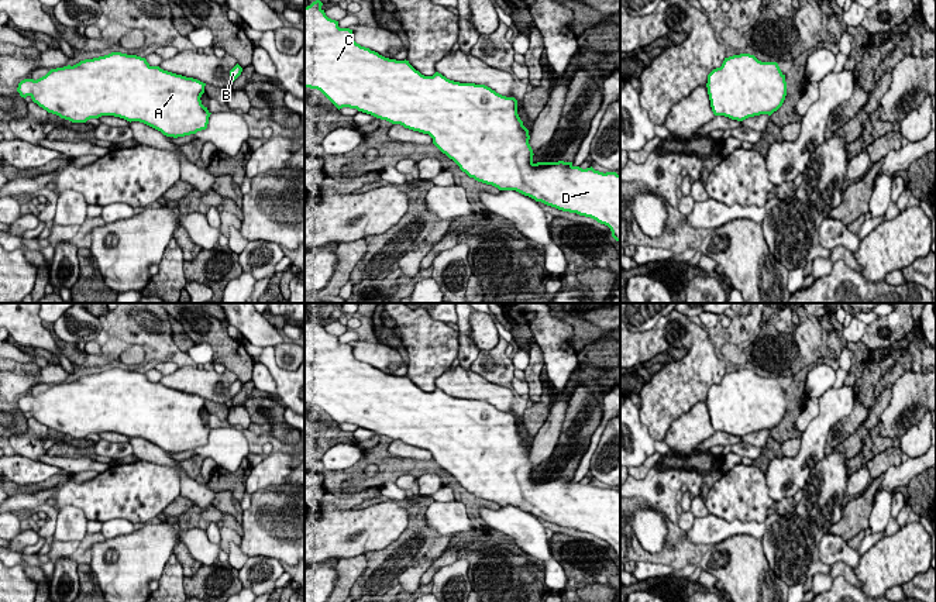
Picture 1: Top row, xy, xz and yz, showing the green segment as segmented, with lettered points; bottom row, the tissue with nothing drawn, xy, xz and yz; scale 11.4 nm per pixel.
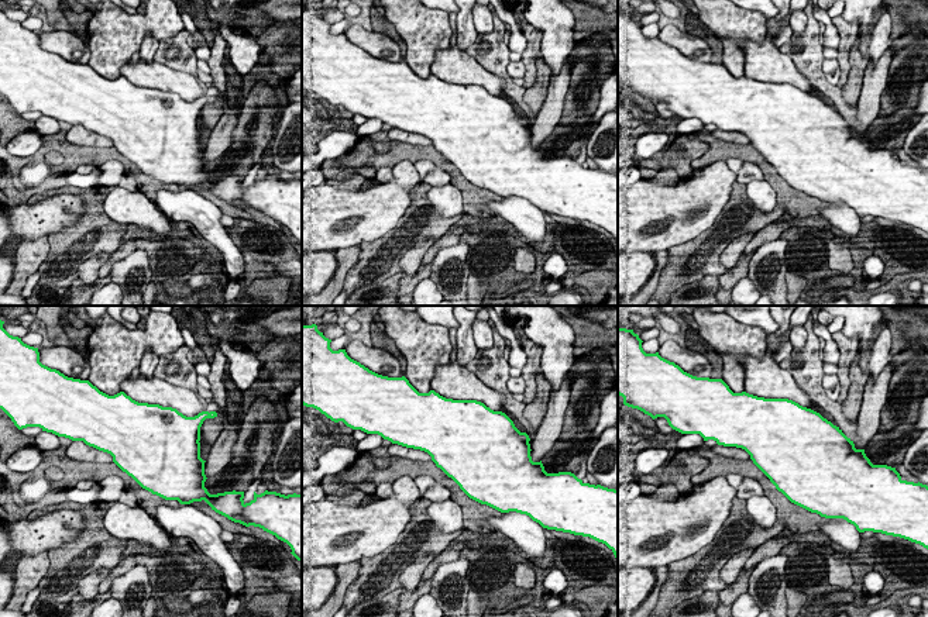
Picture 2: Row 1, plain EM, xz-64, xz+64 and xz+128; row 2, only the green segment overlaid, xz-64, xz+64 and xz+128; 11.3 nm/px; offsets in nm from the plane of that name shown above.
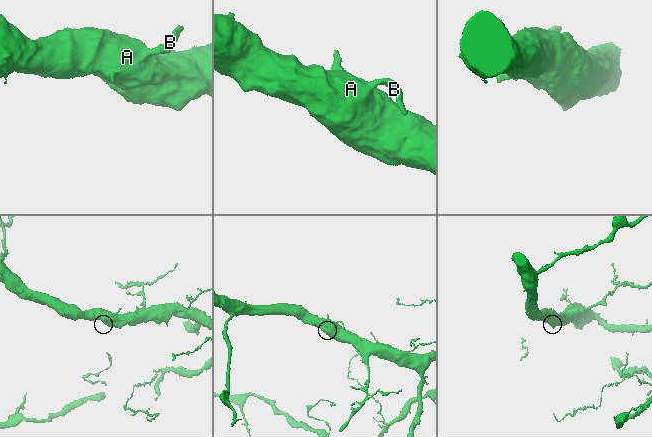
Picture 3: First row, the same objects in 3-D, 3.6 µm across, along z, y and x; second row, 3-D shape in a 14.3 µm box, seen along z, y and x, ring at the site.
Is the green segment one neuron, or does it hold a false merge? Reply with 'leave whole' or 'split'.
leave whole

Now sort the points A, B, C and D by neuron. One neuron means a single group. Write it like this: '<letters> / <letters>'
A B C D

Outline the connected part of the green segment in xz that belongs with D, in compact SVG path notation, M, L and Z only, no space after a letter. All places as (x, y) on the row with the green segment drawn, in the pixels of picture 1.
M320 0L304 7L304 87L320 90L338 110L357 109L376 118L405 128L429 134L433 144L452 159L462 172L478 182L499 190L516 190L562 211L591 217L610 228L612 237L620 242L620 175L599 172L592 166L582 169L572 162L533 162L529 130L517 114L517 100L506 97L485 85L460 83L436 72L424 76L409 61L396 61L379 55L354 41L352 30L340 28L338 21L326 16Z

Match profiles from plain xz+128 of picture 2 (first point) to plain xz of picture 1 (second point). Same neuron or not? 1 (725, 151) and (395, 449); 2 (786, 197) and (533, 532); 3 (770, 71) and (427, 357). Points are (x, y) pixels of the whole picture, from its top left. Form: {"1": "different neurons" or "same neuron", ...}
{"1": "different neurons", "2": "different neurons", "3": "different neurons"}

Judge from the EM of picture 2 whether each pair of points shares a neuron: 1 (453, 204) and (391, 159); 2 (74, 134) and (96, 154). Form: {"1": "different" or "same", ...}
{"1": "different", "2": "different"}

